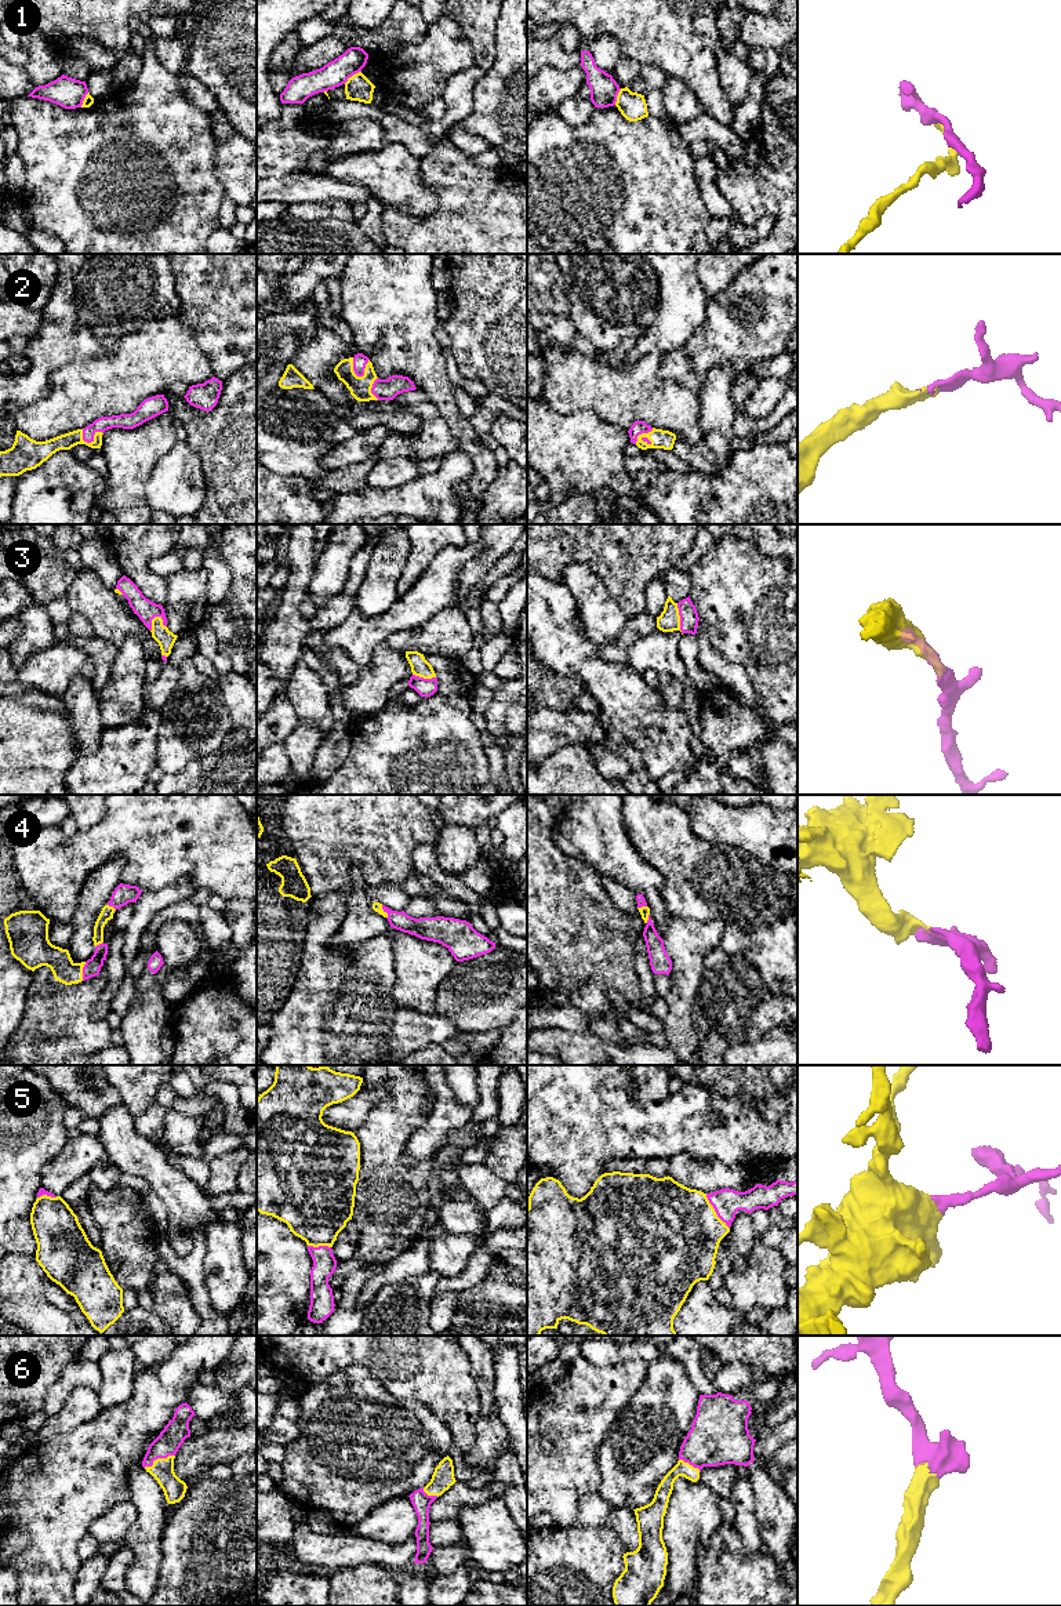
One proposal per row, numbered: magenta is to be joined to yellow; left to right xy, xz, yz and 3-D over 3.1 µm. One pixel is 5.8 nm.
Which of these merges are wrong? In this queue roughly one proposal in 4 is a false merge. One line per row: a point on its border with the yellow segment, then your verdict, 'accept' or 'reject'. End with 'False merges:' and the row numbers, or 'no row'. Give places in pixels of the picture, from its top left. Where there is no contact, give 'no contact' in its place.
1: meets yellow in xz at (353, 75); reject
2: meets yellow in yz at (642, 433); accept
3: meets yellow in xy at (152, 621); accept
4: meets yellow in xy at (82, 972); accept
5: meets yellow in yz at (715, 1212); accept
6: meets yellow in xy at (157, 1459); accept
False merges: 1

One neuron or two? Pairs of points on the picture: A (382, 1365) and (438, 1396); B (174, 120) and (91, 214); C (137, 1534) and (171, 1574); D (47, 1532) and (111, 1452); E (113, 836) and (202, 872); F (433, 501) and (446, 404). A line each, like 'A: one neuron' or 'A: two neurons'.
A: one neuron
B: one neuron
C: two neurons
D: one neuron
E: one neuron
F: two neurons

